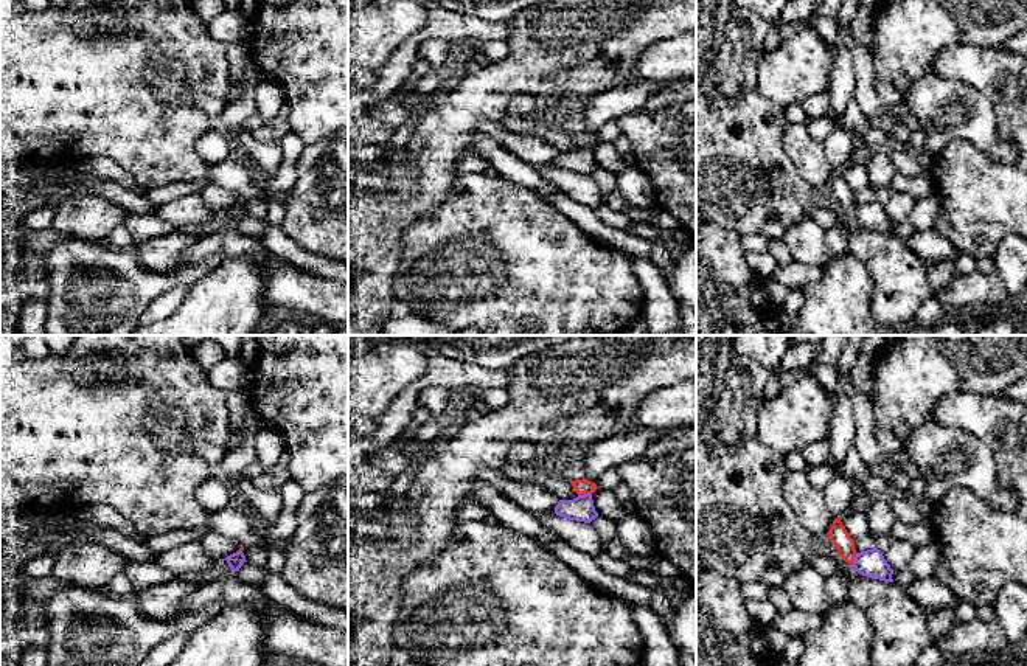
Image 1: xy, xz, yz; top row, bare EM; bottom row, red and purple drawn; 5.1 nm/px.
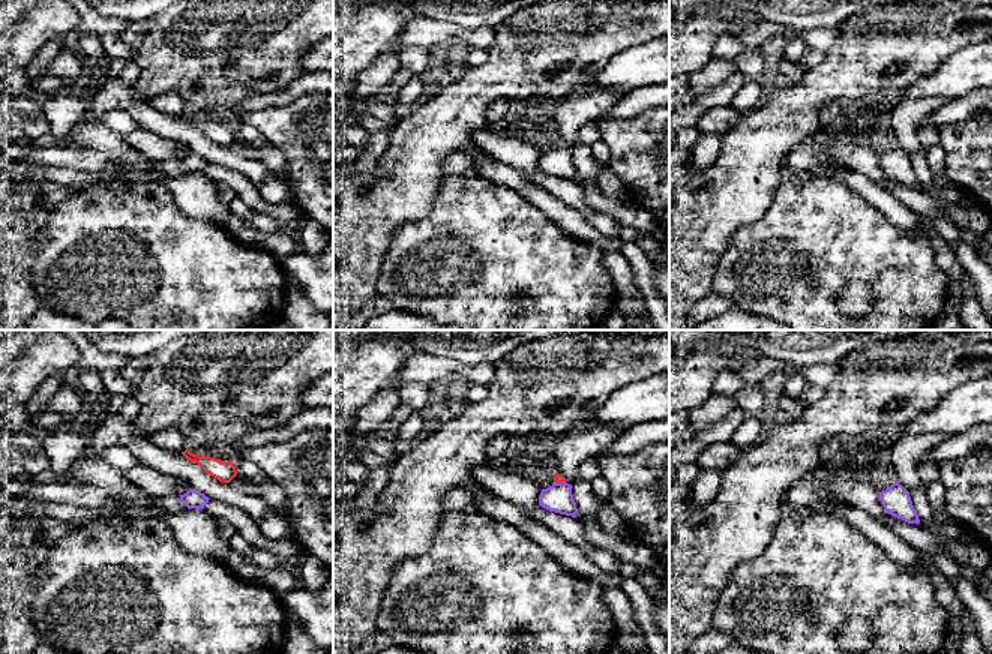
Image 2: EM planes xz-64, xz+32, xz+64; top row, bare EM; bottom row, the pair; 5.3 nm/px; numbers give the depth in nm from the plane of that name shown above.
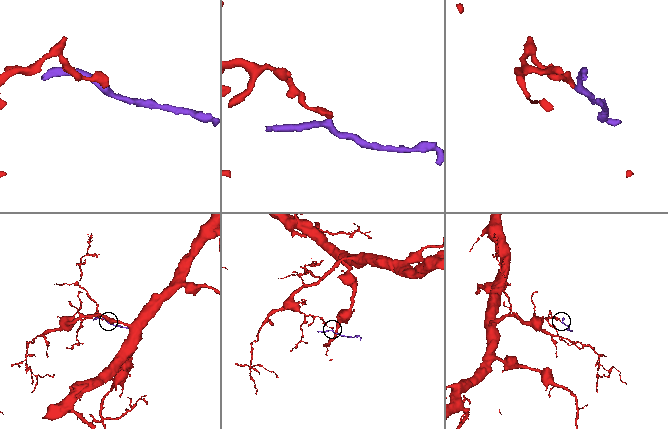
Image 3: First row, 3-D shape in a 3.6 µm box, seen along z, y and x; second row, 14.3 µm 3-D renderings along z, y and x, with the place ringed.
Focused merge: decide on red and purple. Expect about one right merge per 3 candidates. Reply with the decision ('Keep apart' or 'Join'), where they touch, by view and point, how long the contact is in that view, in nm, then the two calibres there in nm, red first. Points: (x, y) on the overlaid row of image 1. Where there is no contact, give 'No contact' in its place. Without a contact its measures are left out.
Keep apart. Touches red at xz (584, 492). Shared border 70 nm. Thickness 80 nm (red) against 130 nm

